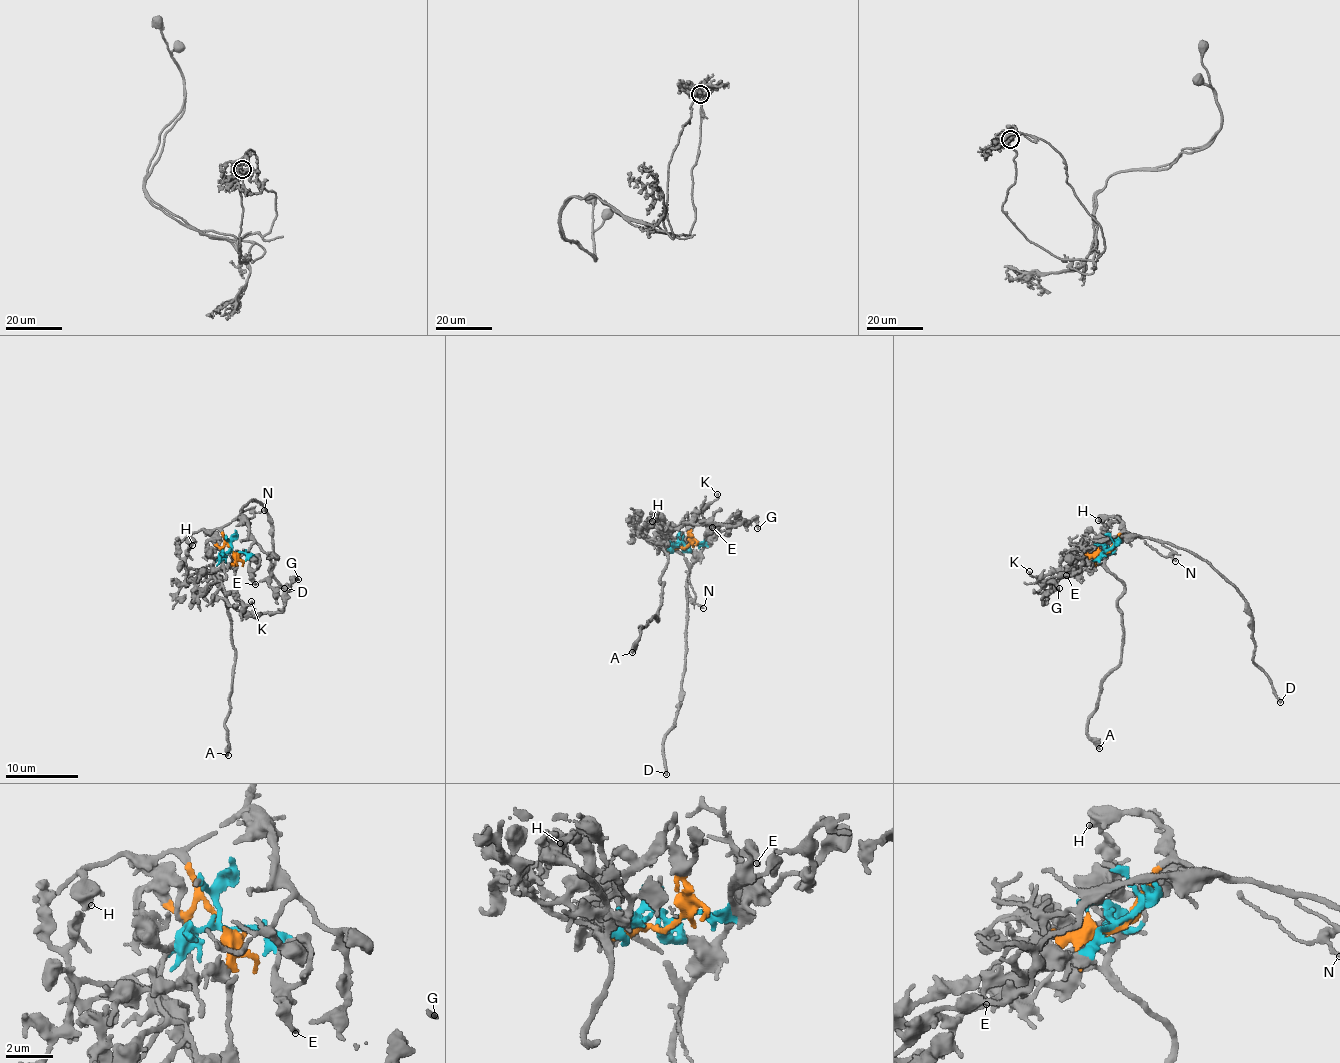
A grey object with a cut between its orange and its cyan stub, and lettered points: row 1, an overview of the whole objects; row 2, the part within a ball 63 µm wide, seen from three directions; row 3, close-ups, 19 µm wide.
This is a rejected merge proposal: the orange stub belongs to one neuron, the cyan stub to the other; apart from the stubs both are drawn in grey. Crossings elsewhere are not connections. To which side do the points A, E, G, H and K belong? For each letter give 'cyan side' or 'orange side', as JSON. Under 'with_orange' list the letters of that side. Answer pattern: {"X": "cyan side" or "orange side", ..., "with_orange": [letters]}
{"A": "cyan side", "E": "cyan side", "G": "cyan side", "H": "orange side", "K": "orange side", "with_orange": ["H", "K"]}

